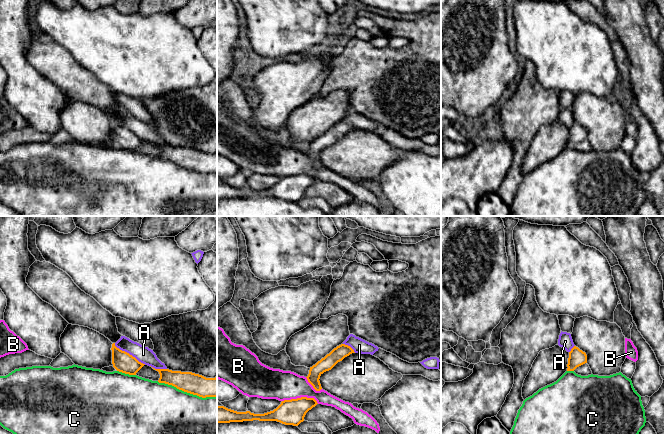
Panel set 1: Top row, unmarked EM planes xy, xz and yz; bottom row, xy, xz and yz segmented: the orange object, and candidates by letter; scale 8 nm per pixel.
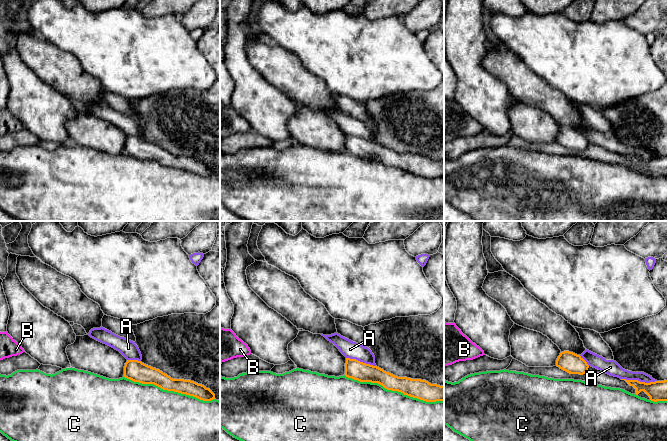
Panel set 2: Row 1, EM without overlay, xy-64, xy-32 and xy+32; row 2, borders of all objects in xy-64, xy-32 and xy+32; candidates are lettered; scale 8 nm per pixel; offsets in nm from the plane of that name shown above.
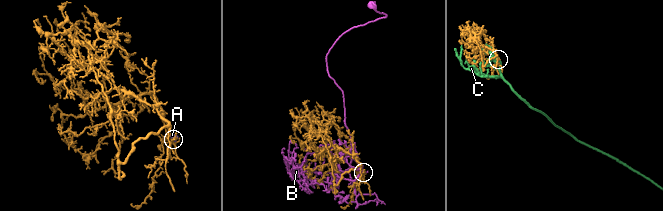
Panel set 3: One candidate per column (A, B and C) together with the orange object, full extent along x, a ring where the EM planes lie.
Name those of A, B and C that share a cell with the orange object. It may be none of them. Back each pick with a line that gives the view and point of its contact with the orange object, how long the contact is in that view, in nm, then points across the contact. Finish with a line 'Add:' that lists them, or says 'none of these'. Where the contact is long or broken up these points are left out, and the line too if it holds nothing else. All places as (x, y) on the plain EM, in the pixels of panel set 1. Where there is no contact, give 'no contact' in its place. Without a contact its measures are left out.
A: contact xy (128, 129); length 300 nm
Add: A

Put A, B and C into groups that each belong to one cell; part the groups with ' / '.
A / B / C

